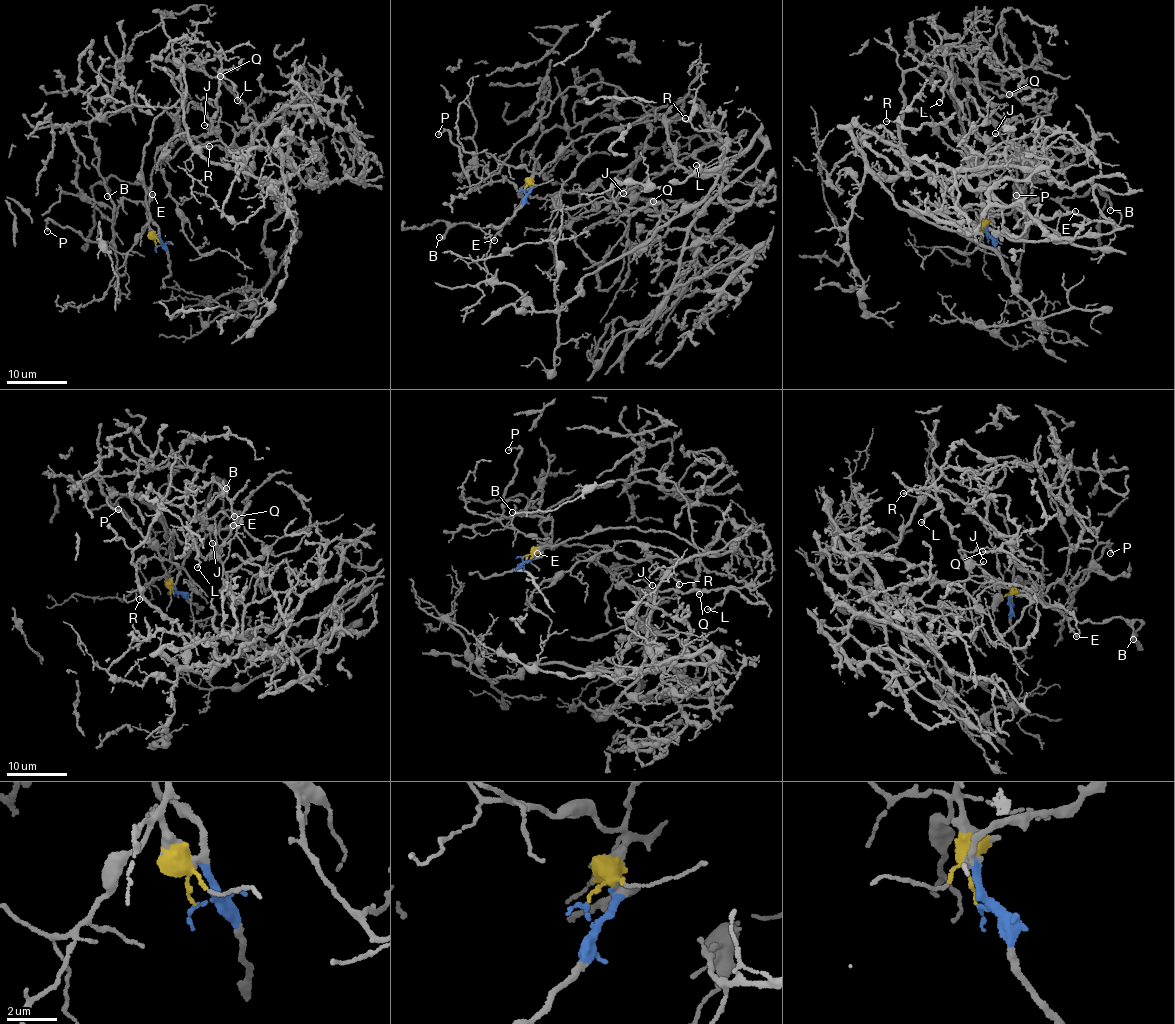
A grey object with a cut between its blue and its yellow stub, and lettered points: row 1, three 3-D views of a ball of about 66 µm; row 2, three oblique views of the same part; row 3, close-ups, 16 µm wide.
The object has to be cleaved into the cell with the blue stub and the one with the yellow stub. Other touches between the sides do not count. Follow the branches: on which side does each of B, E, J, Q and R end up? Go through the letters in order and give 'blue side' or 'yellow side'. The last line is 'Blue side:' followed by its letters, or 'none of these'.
B: blue side
E: blue side
J: yellow side
Q: blue side
R: yellow side
Blue side: B, E, Q

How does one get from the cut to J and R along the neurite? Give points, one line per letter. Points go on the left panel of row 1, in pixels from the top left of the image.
J: (156, 245), (144, 146), (184, 95), (195, 151), (278, 181), (290, 133), (289, 166), (203, 124)
R: (156, 245), (141, 173), (153, 121), (187, 94), (183, 116), (188, 138), (195, 146), (209, 145)

